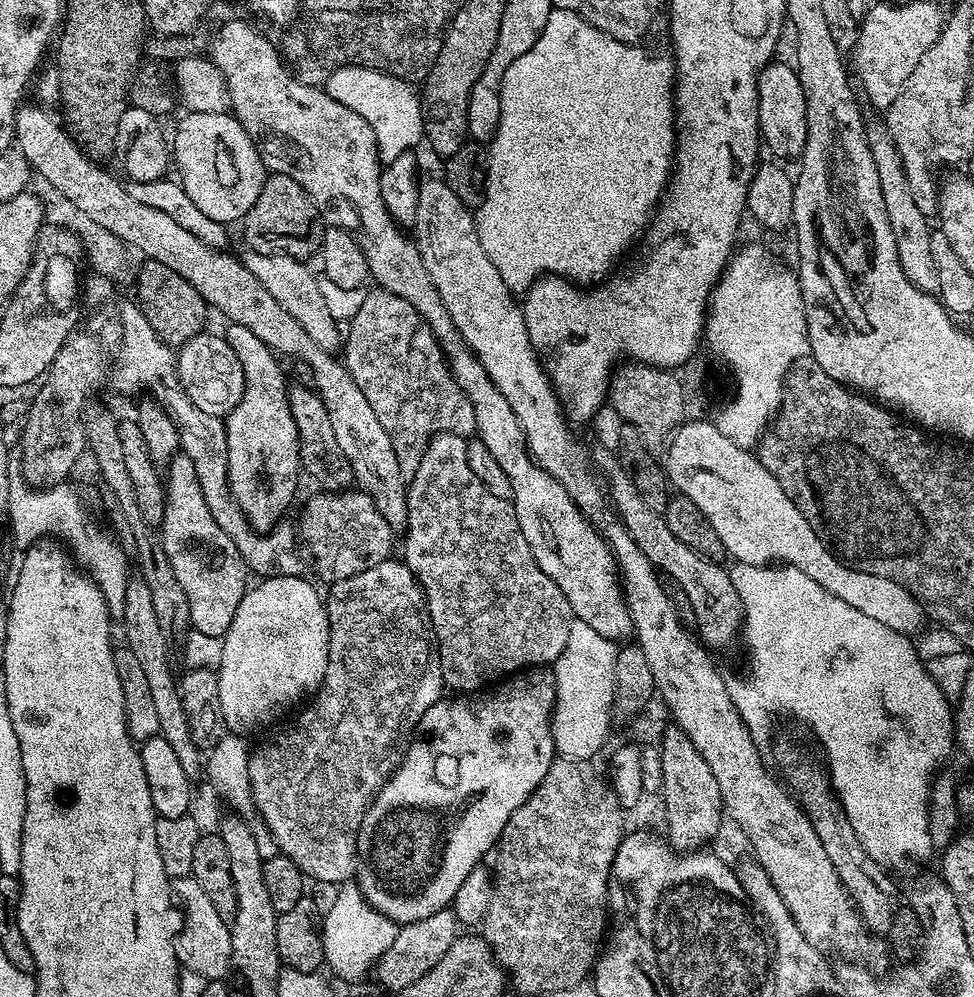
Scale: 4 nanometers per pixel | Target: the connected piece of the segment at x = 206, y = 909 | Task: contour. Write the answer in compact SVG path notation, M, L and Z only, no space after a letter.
M178 876L171 881L172 895L180 909L182 931L176 935L176 961L185 972L202 974L206 981L229 979L232 970L232 930L214 911L210 898L193 876Z

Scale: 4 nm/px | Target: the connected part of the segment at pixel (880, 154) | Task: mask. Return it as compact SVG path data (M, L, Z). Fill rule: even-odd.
M869 119L865 123L864 129L866 130L866 142L870 146L870 154L874 154L874 167L878 169L878 186L882 186L882 202L886 202L886 218L890 218L890 230L894 230L894 246L898 246L898 262L913 286L922 292L936 294L938 293L938 269L934 267L934 258L930 251L933 225L928 225L931 224L929 217L924 216L922 210L918 210L918 206L914 202L914 194L910 194L910 182L906 182L906 170L902 166L898 148L894 146L887 123L883 119Z

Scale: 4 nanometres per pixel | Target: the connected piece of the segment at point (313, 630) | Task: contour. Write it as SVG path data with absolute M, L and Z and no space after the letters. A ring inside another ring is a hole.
M303 575L299 576L270 576L261 579L260 584L253 583L248 591L244 593L242 602L238 602L238 611L234 613L234 622L230 622L230 630L226 630L223 636L224 649L222 650L221 662L218 667L218 698L222 702L222 718L224 727L232 734L247 734L255 728L260 728L263 724L272 724L287 708L292 708L300 699L311 697L316 689L320 687L326 674L328 665L328 634L330 631L330 621L328 619L328 606L322 592L319 592L310 581L304 580Z

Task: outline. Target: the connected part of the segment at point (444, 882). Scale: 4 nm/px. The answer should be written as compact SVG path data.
M543 667L527 669L523 674L513 674L481 691L476 695L456 694L449 698L442 698L426 710L420 719L418 735L409 744L407 752L404 753L404 760L398 765L396 771L377 792L372 805L366 810L362 818L362 826L356 835L356 858L357 866L354 873L354 880L361 890L365 901L373 910L380 912L396 925L403 926L422 922L424 918L430 918L432 914L438 914L443 908L449 907L458 894L458 886L466 882L470 870L474 870L481 863L484 855L495 849L506 822L510 822L510 814L530 798L534 790L546 778L546 770L550 770L553 760L557 759L554 738L552 737L552 711L556 705L556 680L551 671Z

